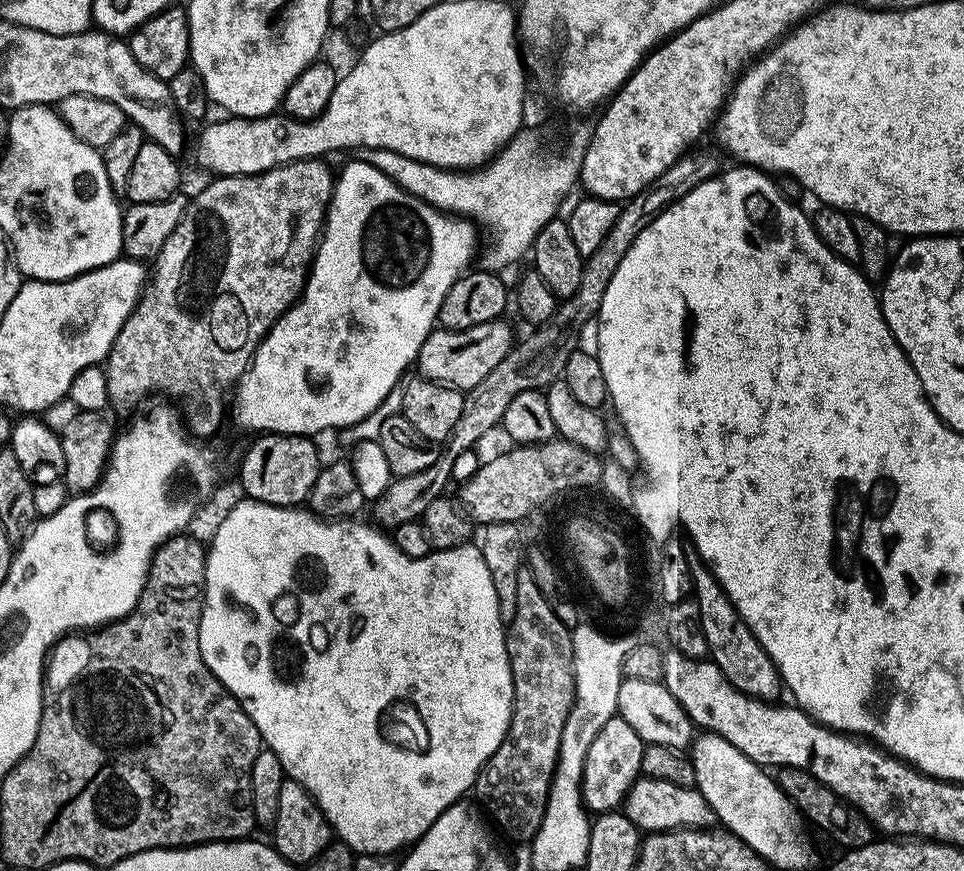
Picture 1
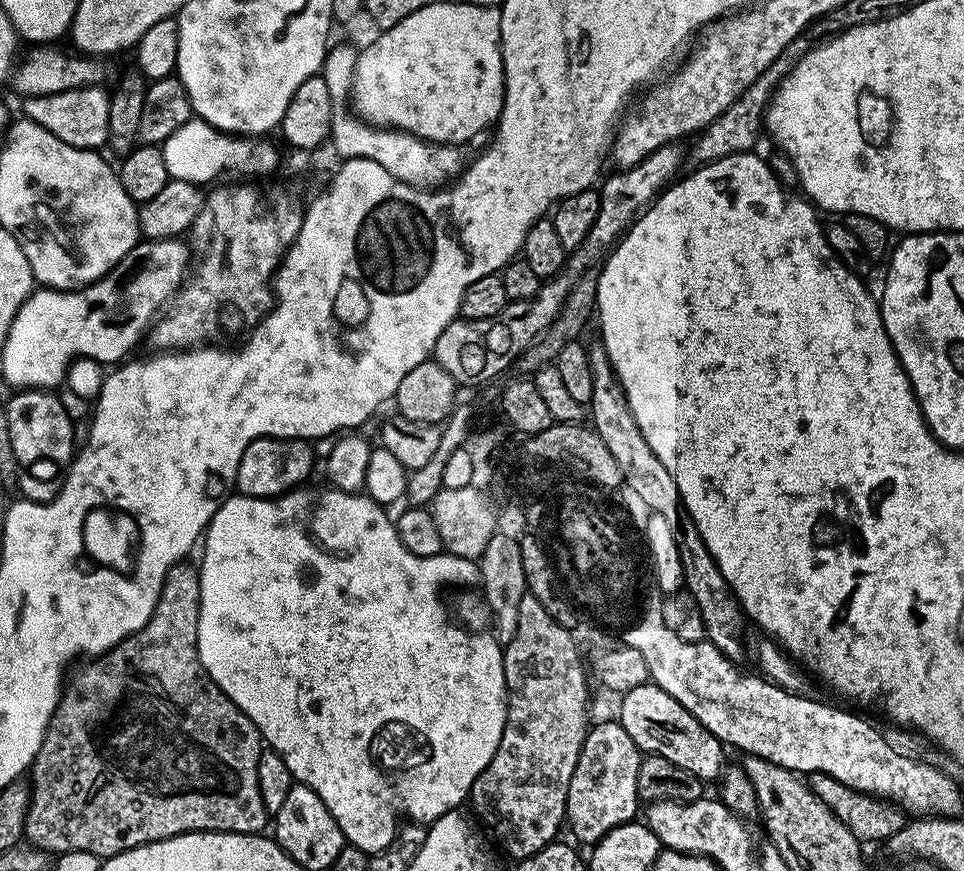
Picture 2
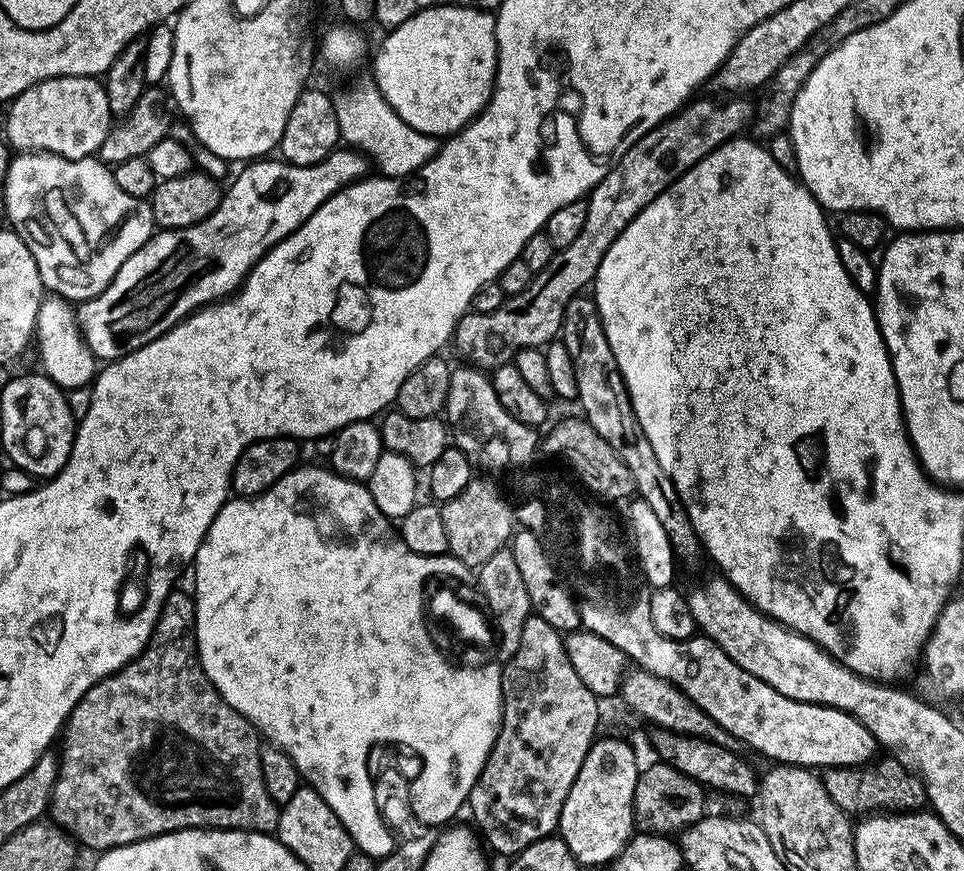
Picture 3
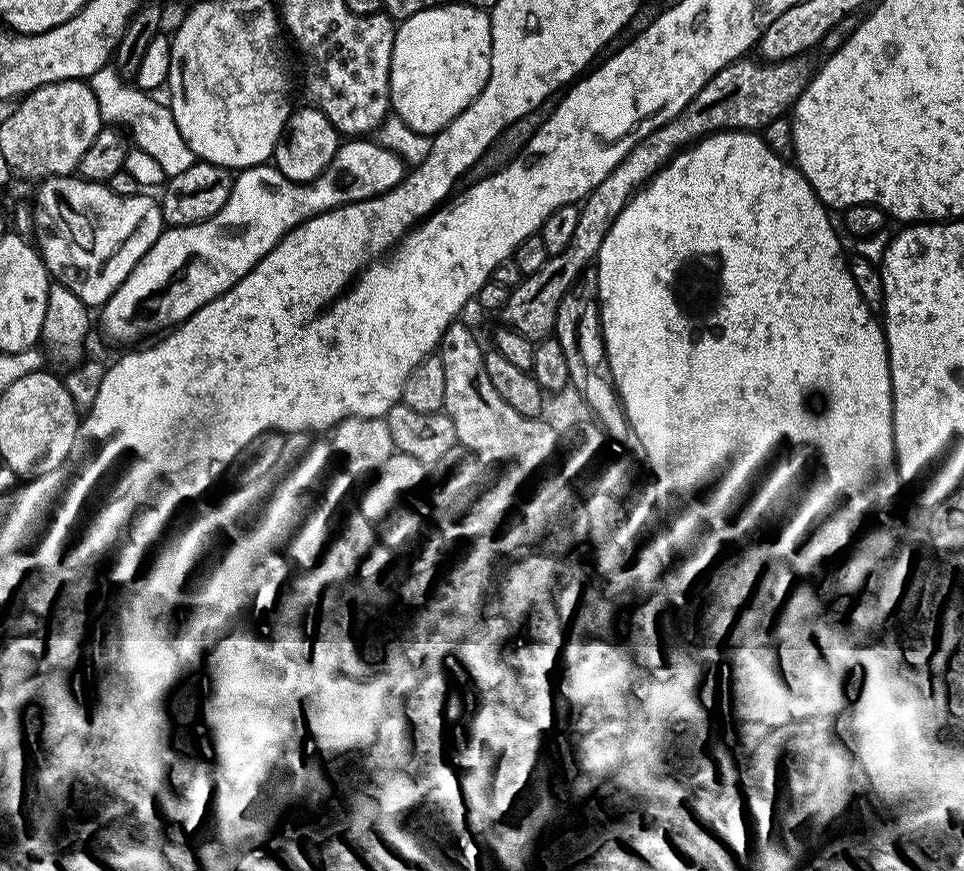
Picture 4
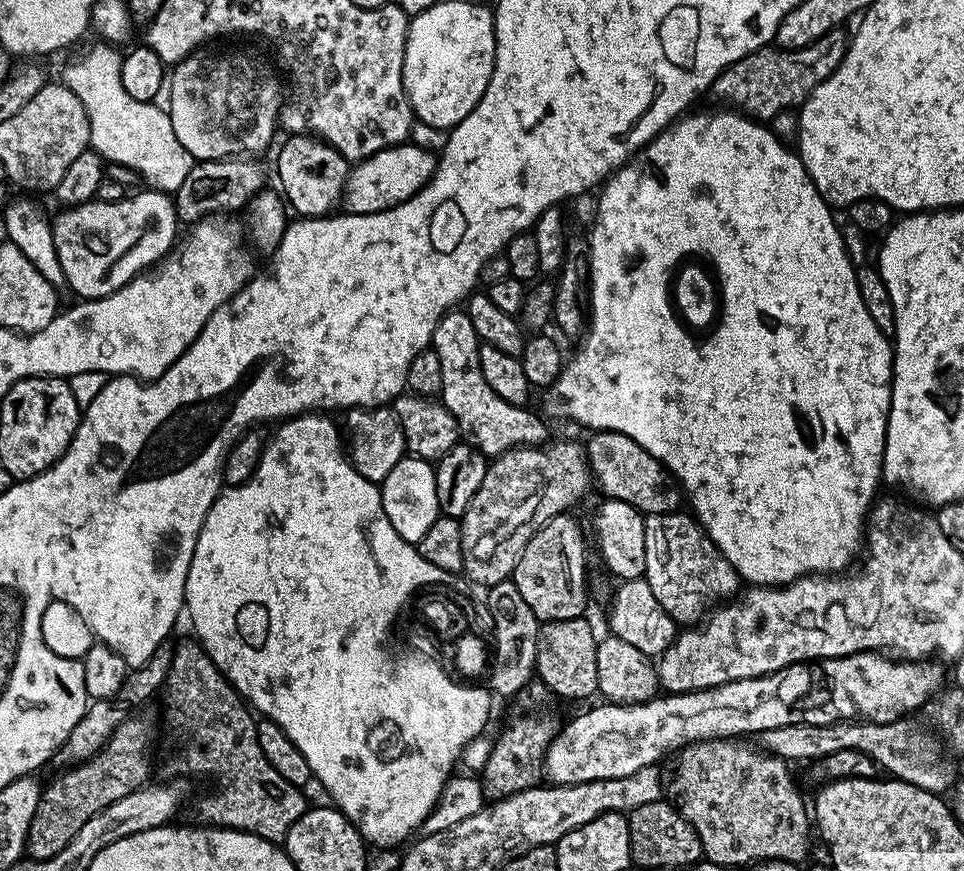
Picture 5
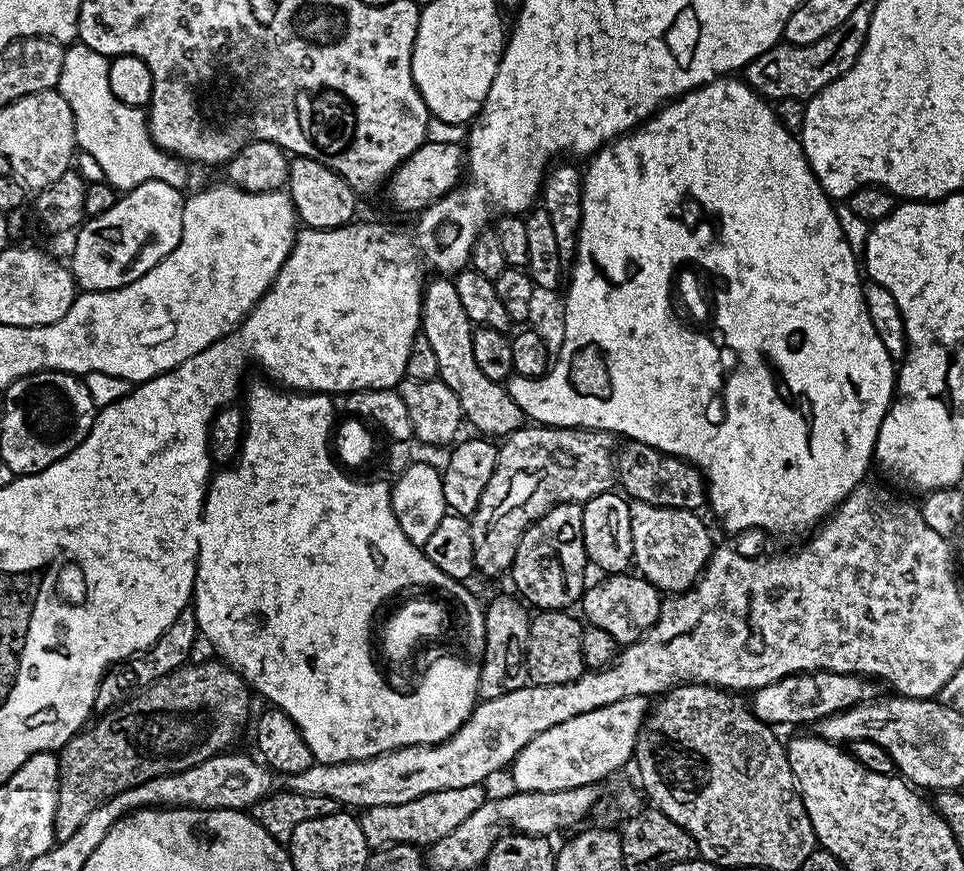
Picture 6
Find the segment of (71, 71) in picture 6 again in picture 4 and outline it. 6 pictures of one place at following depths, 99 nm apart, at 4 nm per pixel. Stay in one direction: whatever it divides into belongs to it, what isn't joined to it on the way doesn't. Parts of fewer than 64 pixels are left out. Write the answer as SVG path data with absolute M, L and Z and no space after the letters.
M112 66L95 72L90 78L90 83L94 98L98 98L101 121L127 129L131 143L146 154L150 154L150 158L154 158L154 162L162 166L165 177L171 178L182 174L182 170L190 170L190 166L197 163L197 158L190 150L186 138L182 138L172 117L172 109L167 103L159 104L158 101L152 100L156 98L133 86Z

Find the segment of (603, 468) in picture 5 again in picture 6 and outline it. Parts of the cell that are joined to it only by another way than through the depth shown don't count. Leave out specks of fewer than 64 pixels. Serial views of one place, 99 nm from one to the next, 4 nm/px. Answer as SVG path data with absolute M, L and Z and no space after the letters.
M635 442L625 443L625 448L615 453L614 467L618 477L619 487L625 497L641 500L650 506L659 508L686 508L689 510L703 509L706 504L706 485L704 476L693 464L659 452L645 444Z

